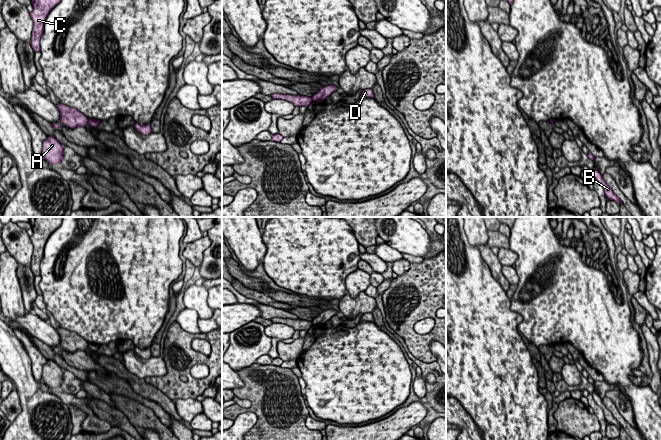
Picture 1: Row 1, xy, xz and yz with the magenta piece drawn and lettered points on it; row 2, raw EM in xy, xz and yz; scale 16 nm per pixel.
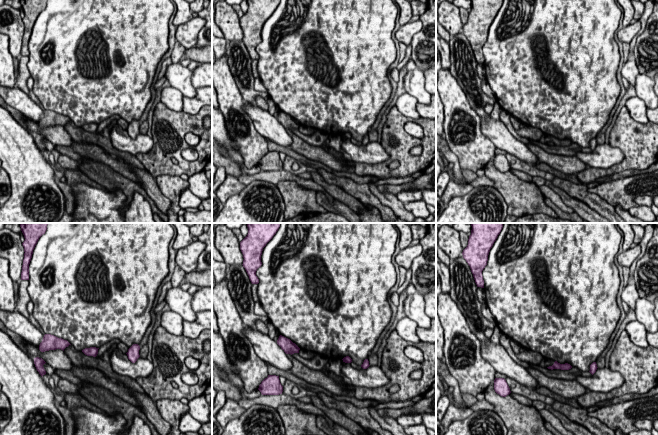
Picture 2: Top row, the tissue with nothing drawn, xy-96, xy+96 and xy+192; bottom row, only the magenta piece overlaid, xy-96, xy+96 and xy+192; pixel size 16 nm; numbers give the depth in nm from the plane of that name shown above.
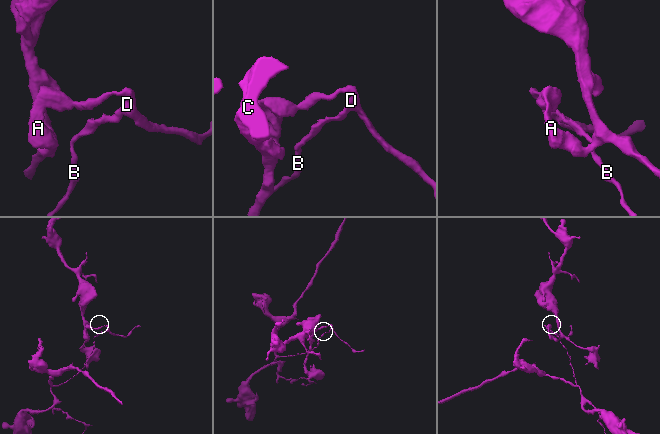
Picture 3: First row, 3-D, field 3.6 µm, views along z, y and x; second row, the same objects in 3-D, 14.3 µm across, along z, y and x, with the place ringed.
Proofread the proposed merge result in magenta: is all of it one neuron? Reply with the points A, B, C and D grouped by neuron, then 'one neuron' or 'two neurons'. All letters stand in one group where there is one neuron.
A C / B D; two neurons

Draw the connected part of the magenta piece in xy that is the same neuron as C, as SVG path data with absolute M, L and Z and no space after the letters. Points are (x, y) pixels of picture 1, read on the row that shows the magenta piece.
M31 0L33 11L30 16L33 20L33 30L30 44L35 52L40 52L40 39L44 31L44 23L49 12L61 0Z

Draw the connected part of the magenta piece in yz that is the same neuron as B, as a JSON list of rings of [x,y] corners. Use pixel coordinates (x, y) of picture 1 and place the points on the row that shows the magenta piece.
[[[593,168],[592,172],[593,172],[593,175],[596,178],[596,180],[603,185],[605,197],[608,197],[610,200],[614,200],[617,204],[620,205],[622,203],[621,200],[613,193],[611,187],[605,183],[604,179],[603,179],[602,175],[599,173],[599,171],[596,168]]]

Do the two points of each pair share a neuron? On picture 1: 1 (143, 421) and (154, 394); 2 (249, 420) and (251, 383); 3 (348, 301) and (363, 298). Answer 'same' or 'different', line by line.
1: same
2: different
3: same

